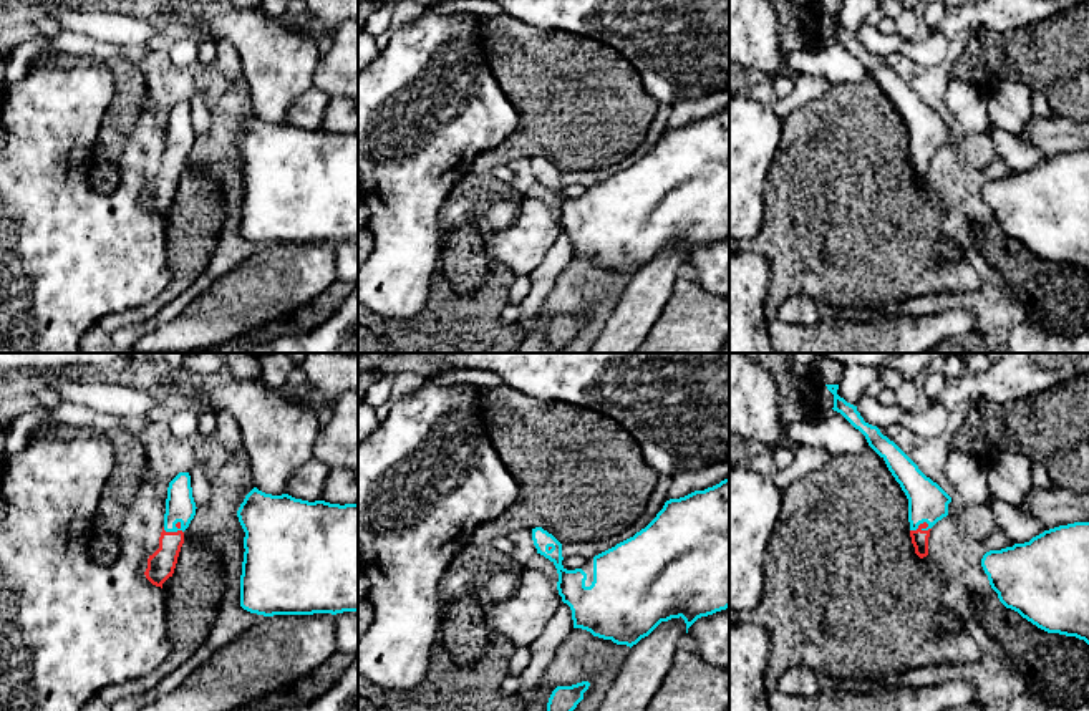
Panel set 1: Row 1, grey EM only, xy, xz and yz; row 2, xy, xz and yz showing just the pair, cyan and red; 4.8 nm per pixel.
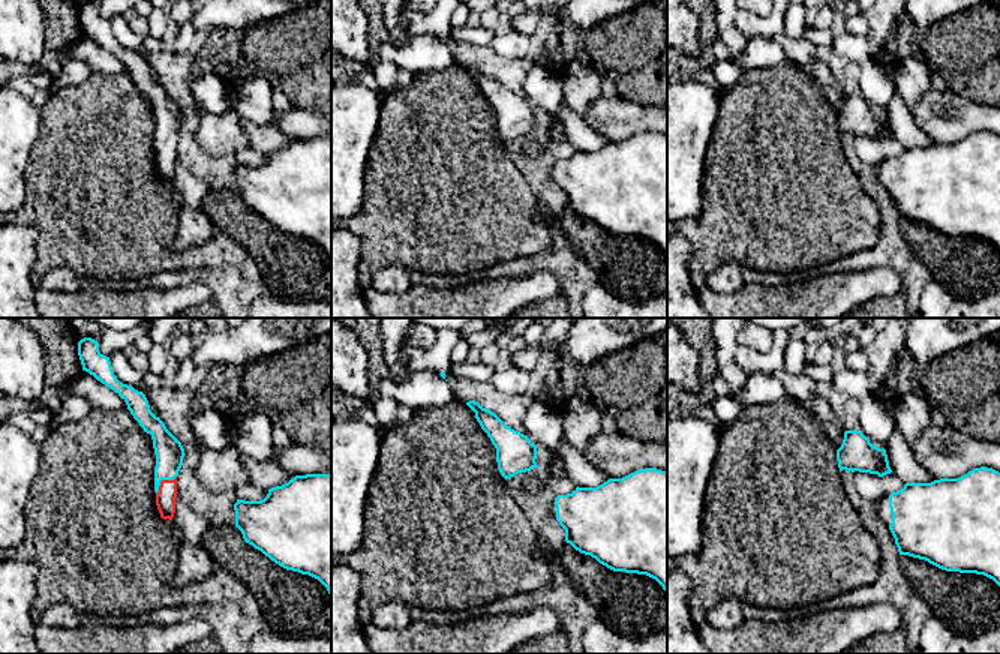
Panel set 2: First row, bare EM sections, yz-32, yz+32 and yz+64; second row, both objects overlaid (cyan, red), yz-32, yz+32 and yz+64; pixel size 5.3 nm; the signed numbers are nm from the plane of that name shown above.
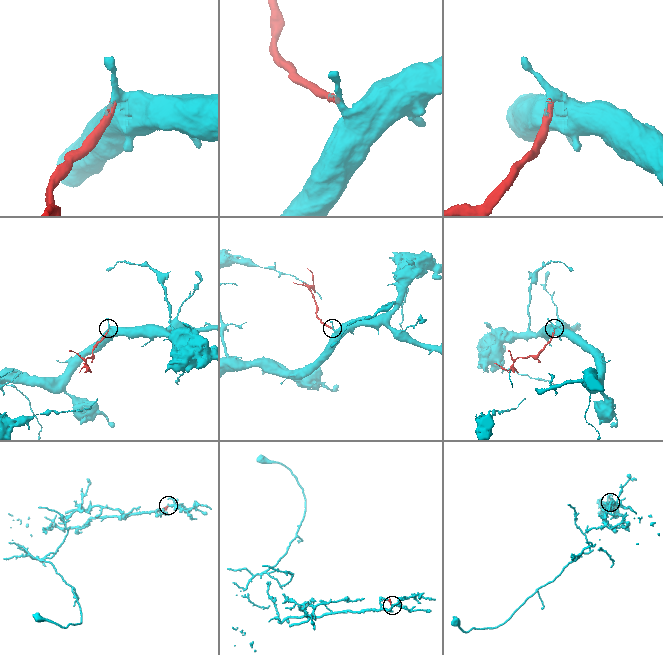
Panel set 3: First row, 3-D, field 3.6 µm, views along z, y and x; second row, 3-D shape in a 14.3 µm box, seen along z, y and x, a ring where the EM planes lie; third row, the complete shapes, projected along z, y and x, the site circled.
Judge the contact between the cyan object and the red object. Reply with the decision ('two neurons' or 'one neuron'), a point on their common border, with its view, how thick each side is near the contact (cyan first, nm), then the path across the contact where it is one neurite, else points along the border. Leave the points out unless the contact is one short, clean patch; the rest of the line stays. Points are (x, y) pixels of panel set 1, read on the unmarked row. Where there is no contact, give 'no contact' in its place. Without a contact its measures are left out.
one neuron; meets cyan in xy at (173, 159); 140 nm thick on the cyan side, 140 nm on the other; runs through xy (179, 135), (173, 159), (168, 183), (161, 193)

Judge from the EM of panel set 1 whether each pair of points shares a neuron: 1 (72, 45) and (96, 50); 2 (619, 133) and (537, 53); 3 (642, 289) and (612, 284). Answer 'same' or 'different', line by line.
1: same
2: same
3: different

